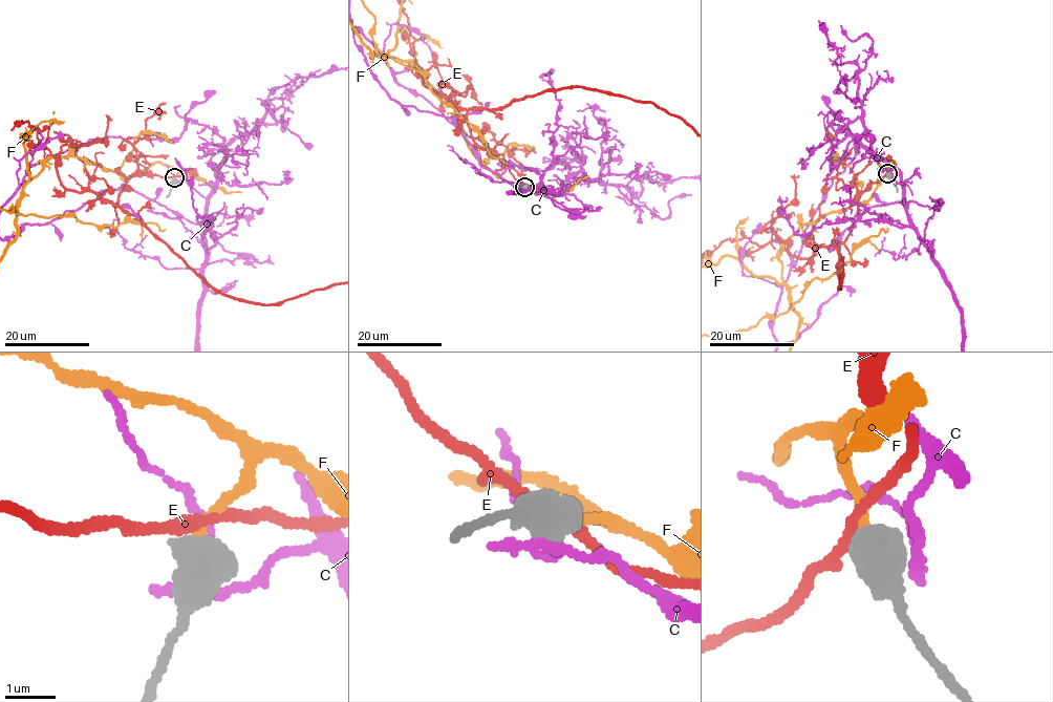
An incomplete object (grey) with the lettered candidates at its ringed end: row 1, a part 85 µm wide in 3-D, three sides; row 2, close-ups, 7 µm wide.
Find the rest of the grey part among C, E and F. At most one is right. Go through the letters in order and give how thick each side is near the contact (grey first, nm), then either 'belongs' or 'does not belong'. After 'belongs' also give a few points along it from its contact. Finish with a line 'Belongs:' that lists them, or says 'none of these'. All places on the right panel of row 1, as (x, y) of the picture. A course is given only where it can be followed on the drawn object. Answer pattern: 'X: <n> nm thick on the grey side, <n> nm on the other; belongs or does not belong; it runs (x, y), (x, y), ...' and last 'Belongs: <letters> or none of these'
C: 850 nm thick on the grey side, 180 nm on the other; does not belong
E: 750 nm thick on the grey side, 200 nm on the other; does not belong
F: 800 nm thick on the grey side, 190 nm on the other; belongs
Belongs: F

